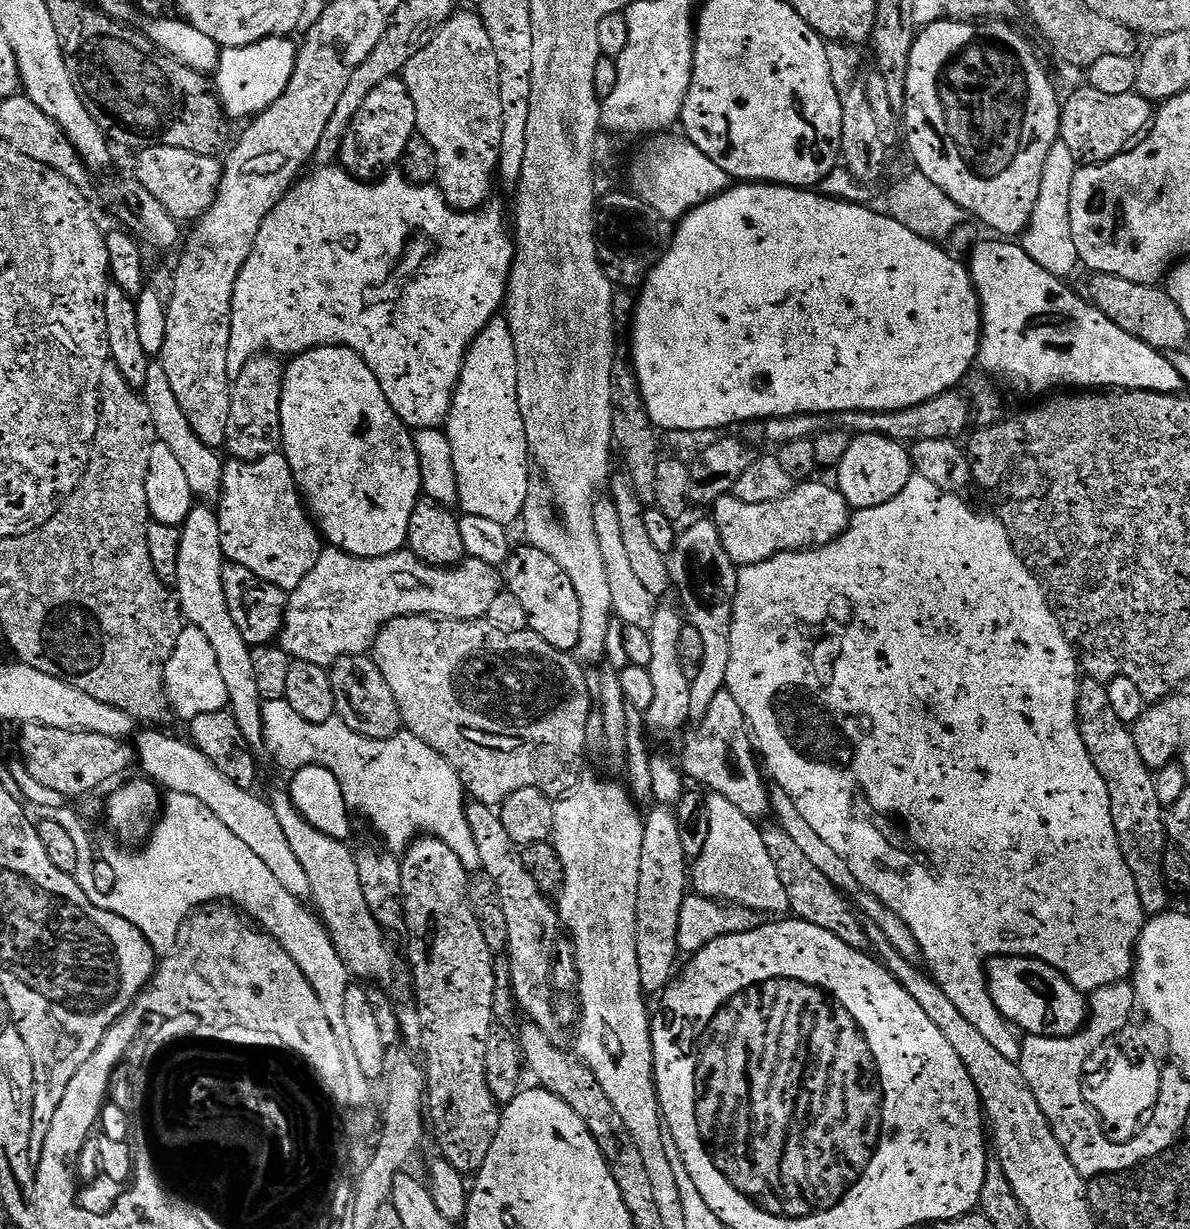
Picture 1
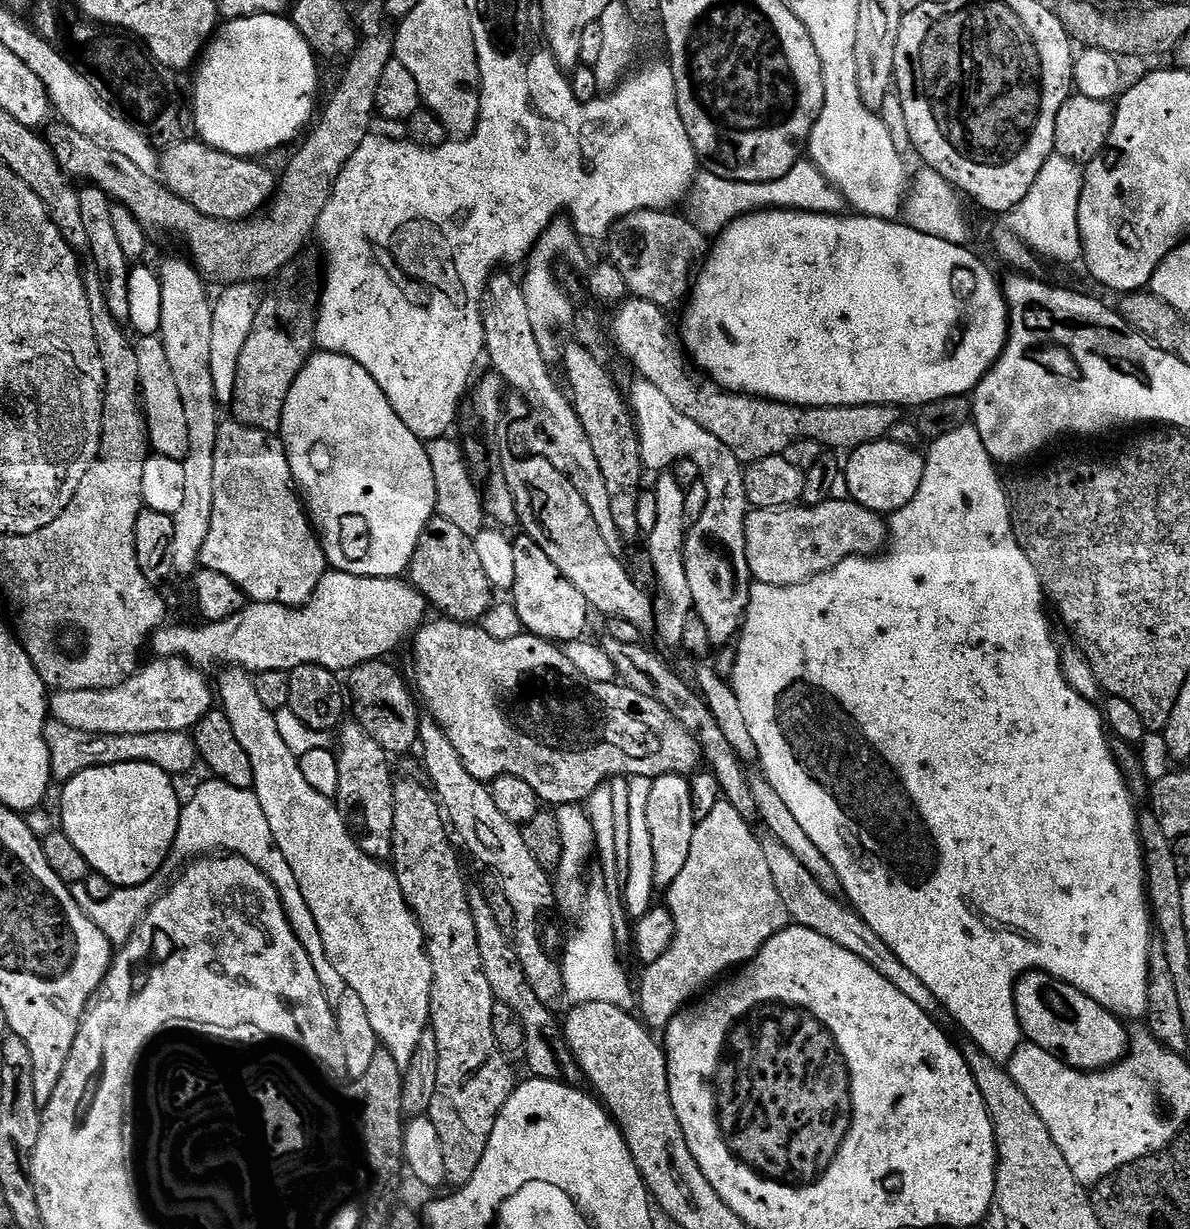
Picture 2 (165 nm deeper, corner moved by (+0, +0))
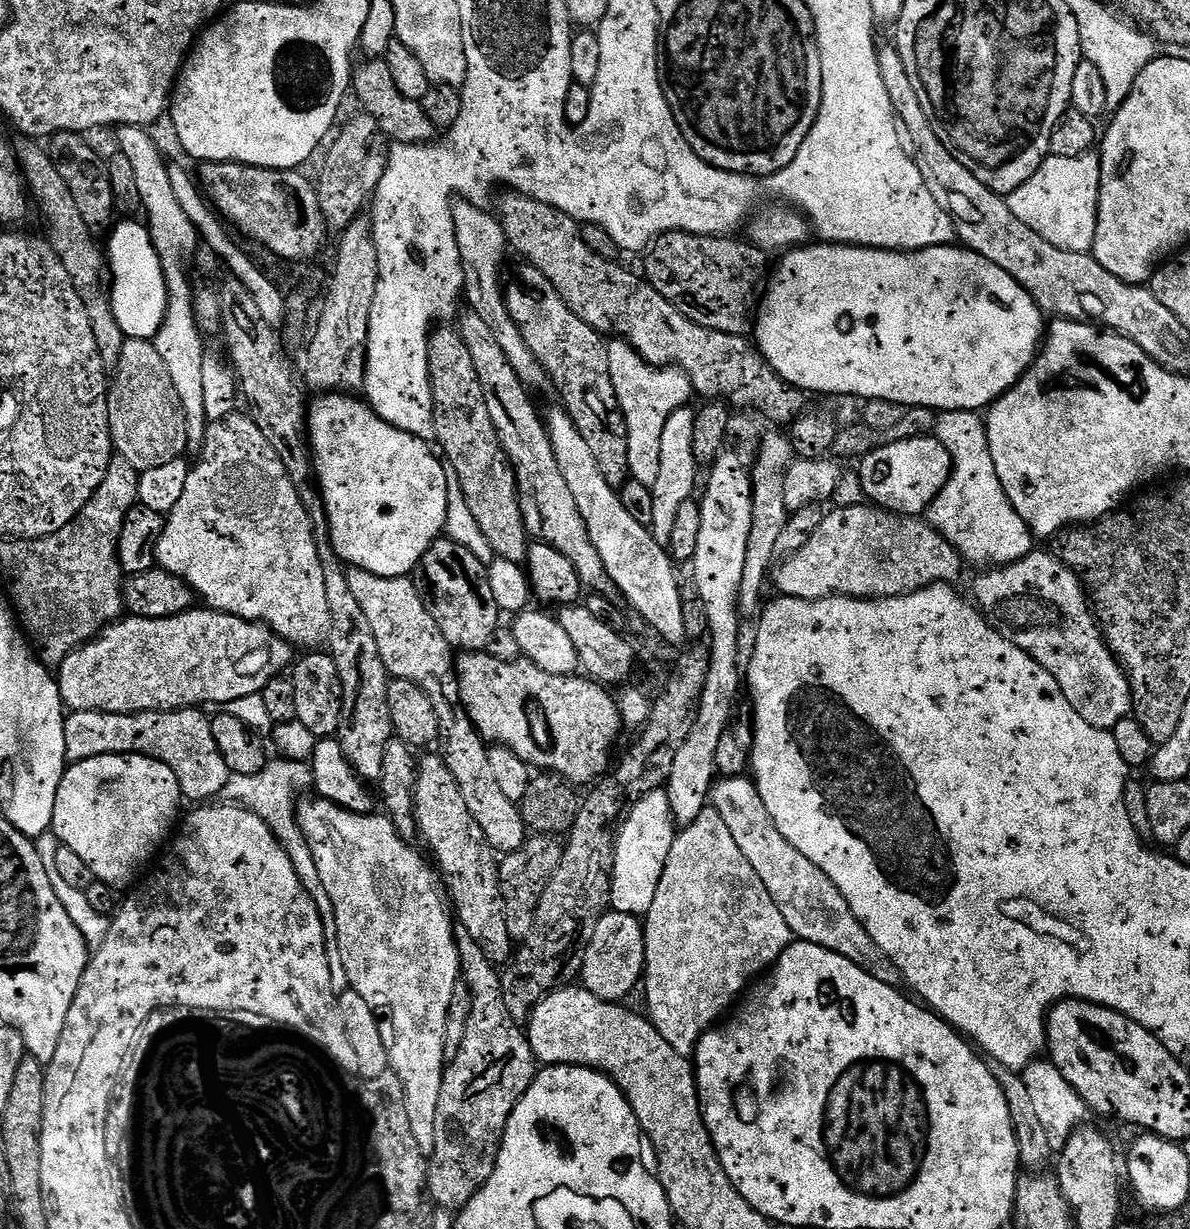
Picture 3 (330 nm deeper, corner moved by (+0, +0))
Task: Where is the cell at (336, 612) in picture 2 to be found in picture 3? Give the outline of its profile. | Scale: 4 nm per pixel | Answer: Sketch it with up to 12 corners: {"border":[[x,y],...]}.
{"border":[[207,606],[129,615],[58,665],[73,712],[261,694],[293,663]]}

